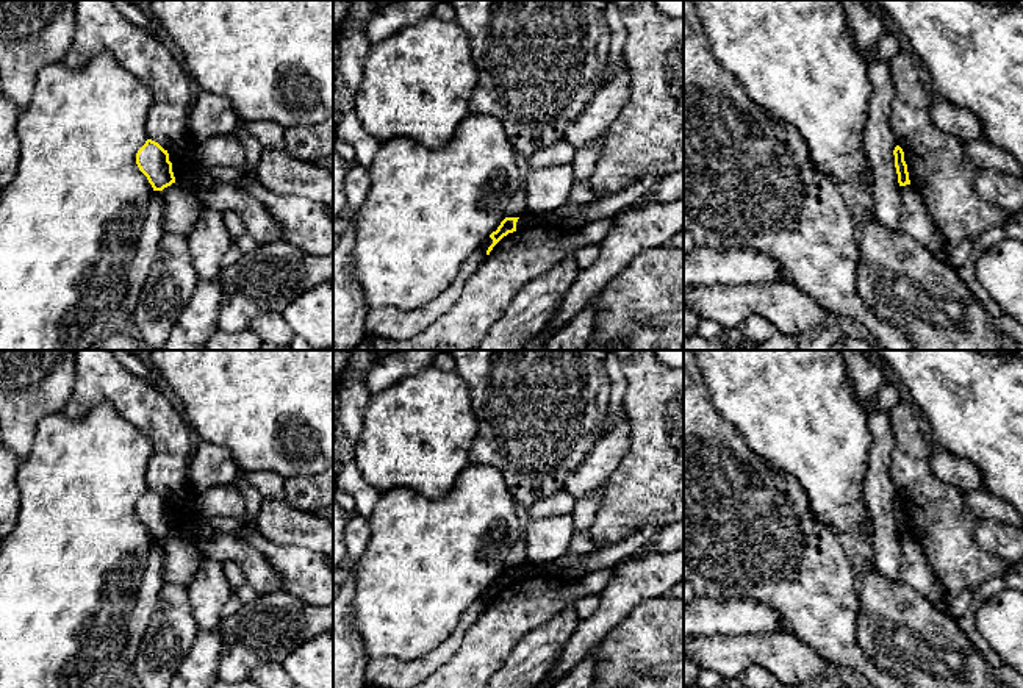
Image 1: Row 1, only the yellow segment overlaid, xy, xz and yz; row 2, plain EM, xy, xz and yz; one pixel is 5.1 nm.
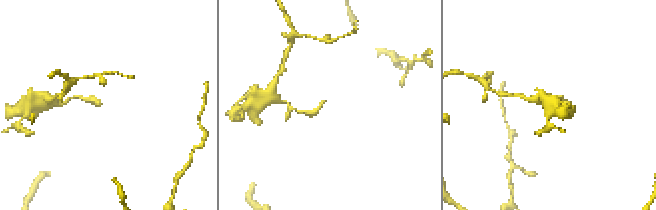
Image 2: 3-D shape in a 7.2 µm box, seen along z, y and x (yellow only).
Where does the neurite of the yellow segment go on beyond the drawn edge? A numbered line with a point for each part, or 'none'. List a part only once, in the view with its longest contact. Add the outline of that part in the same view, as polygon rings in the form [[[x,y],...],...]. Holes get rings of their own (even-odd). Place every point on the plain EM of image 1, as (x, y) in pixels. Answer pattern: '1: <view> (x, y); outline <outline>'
none

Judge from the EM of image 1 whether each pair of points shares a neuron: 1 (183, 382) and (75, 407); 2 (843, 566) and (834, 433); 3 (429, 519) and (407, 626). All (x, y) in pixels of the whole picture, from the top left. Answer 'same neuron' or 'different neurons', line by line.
1: different neurons
2: different neurons
3: same neuron

